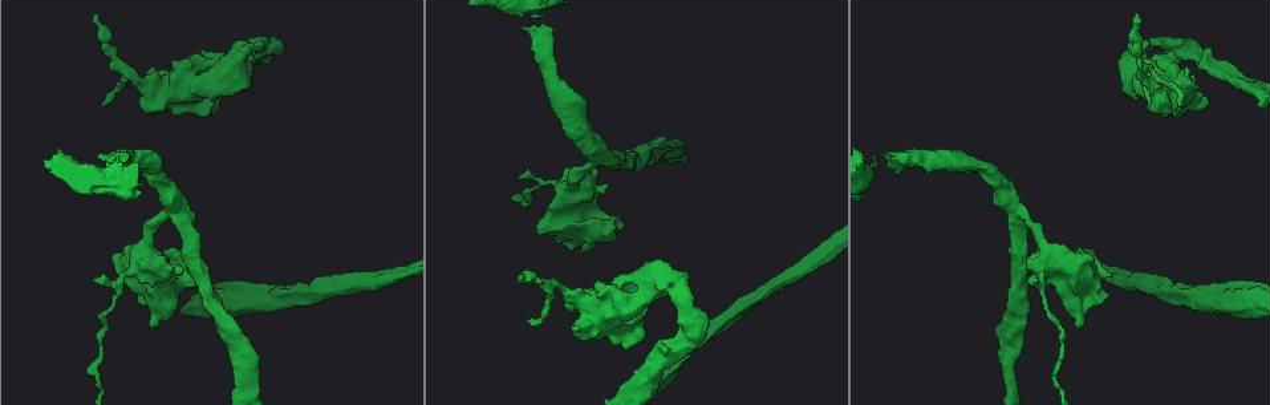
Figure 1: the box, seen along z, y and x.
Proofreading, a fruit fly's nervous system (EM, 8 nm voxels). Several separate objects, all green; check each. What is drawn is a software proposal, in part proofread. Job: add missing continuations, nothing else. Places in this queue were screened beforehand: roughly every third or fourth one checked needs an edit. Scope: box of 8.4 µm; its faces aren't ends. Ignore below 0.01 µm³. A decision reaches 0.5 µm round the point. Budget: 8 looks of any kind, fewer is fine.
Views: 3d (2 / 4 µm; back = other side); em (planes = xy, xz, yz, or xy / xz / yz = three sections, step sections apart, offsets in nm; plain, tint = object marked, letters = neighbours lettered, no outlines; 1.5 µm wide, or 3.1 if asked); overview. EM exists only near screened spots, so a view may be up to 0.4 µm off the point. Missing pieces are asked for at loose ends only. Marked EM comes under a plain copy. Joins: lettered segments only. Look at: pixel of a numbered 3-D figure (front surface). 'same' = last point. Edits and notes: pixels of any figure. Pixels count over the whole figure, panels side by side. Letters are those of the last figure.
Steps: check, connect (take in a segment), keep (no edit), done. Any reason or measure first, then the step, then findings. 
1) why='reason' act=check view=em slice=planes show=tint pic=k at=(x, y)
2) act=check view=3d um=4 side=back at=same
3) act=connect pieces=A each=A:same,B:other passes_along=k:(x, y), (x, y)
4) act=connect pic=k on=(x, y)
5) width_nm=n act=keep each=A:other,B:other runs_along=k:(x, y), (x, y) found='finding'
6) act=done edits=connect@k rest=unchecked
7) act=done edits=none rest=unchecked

why='branch stops here' act=check view=em slice=planes show=letters pic=1 at=(608, 186)

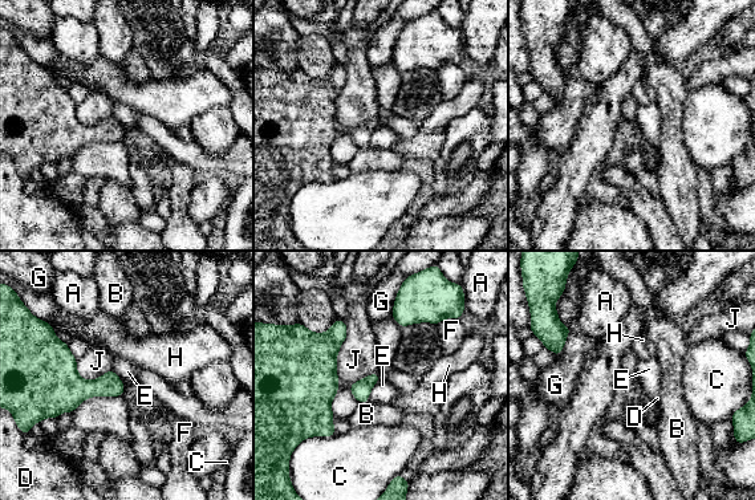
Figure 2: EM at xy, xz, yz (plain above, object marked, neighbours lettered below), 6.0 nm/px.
act=keep each=A:other,B:other,C:other,D:other,E:other,F:other,G:other,H:other,J:other border=2:(381, 379), (373, 386), (368, 401) found='none of them fits'

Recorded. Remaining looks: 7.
why='stops while still wide' act=check view=em slice=planes show=letters pic=1 at=(644, 323)

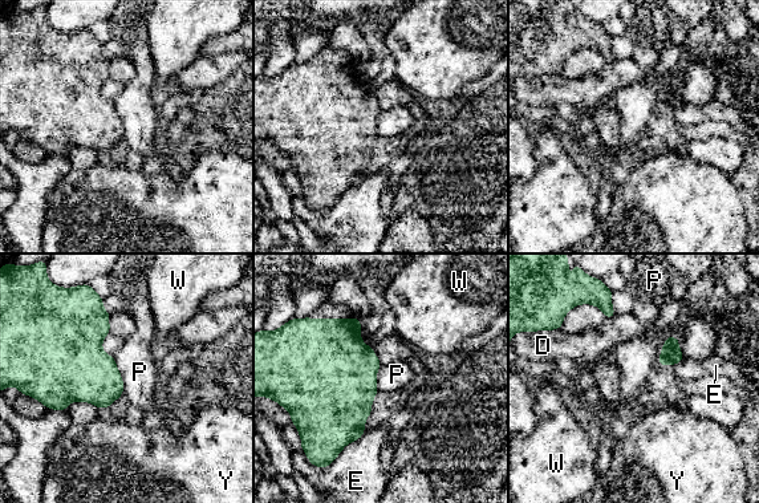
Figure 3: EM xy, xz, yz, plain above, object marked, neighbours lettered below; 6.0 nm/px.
act=keep each=D:other,E:other,P:other,W:other,Y:other border=3:(112, 356), (122, 380), (124, 394) found='no lettered segment goes on from it'

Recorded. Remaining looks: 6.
why='free end' act=check view=3d um=2 pic=1 at=(523, 279)

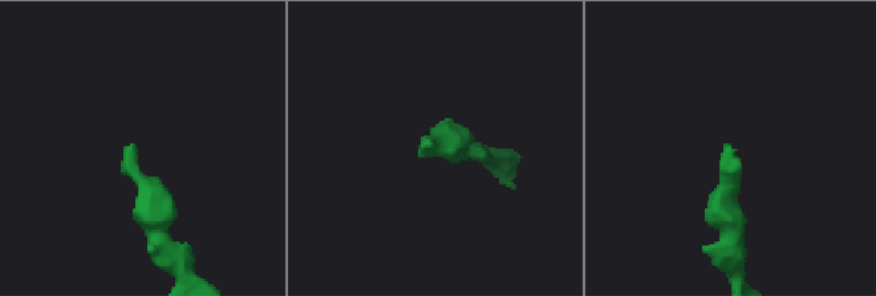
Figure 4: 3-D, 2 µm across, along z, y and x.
why='now the EM' act=check view=em slice=planes show=tint pic=4 at=(131, 145)

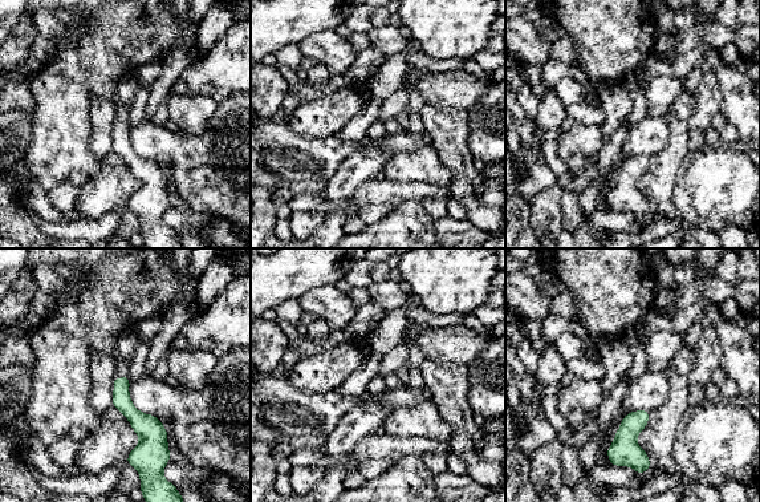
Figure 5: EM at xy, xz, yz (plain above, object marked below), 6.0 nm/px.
act=check view=em slice=planes show=letters at=same

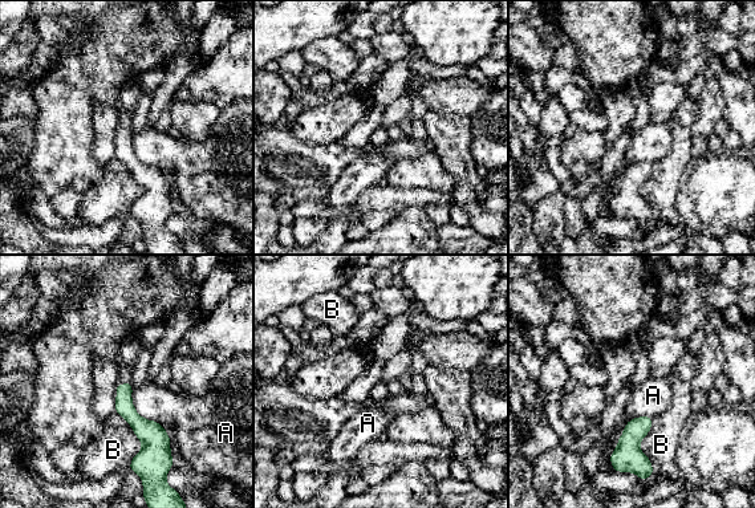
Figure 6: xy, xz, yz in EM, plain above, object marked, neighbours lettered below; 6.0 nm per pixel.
act=keep each=A:other,B:other runs_along=6:(120, 387), (147, 433), (141, 460) found='none of them fits'

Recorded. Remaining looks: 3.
act=done edits=none rest=unchecked

